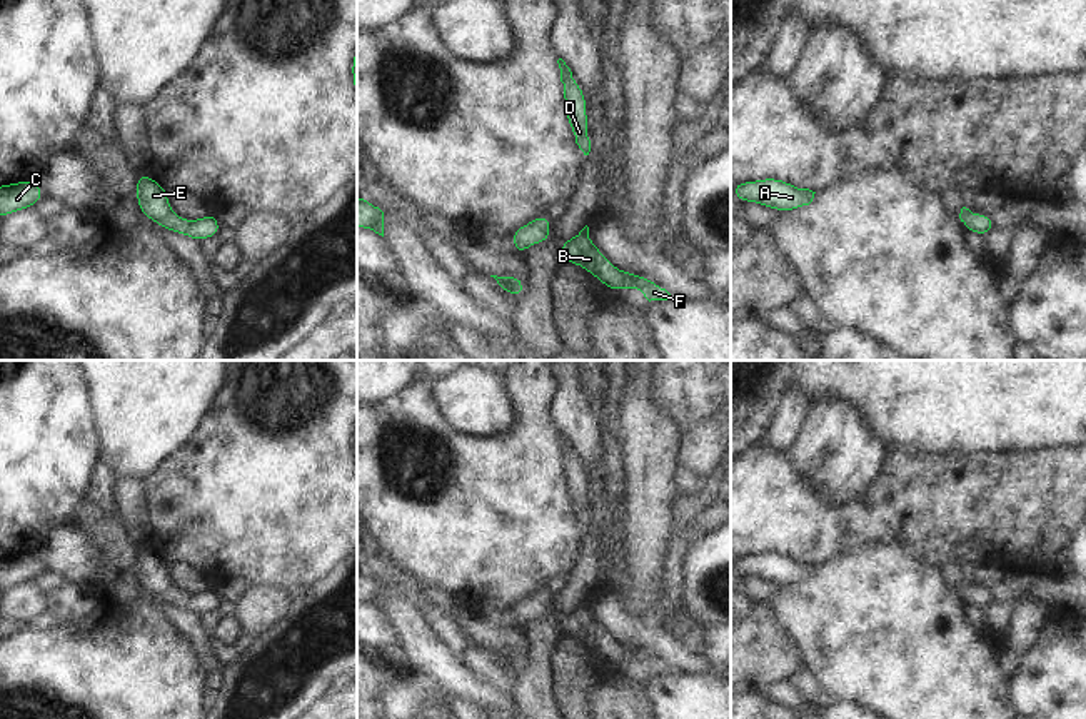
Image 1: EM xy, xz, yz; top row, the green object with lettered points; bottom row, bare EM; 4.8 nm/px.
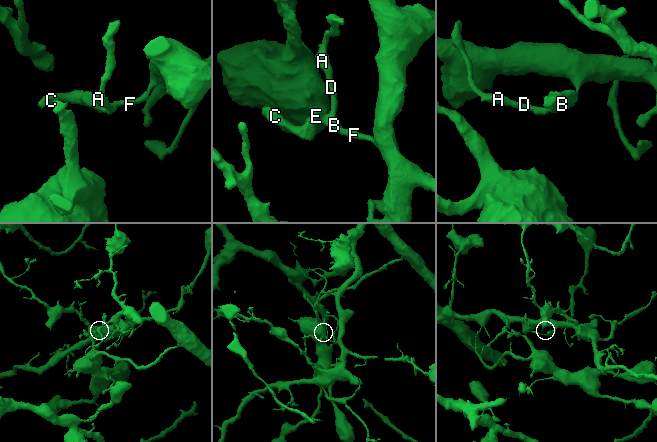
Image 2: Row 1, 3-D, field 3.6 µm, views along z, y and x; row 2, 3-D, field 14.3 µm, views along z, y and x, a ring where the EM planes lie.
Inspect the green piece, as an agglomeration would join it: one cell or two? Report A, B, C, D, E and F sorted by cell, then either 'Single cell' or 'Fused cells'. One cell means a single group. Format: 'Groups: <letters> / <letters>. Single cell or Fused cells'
Groups: A B C D E F. Single cell

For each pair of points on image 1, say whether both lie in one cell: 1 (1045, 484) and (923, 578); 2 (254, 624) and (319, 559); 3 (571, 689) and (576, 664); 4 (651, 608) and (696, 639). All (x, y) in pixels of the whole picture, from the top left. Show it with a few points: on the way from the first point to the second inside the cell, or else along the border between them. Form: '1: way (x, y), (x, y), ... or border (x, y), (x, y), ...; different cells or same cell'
1: border (903, 544), (915, 556), (941, 571); different cells
2: border (251, 586), (279, 588), (284, 591); different cells
3: way (571, 683), (574, 671); same cell
4: way (663, 616), (674, 619), (684, 628); same cell

